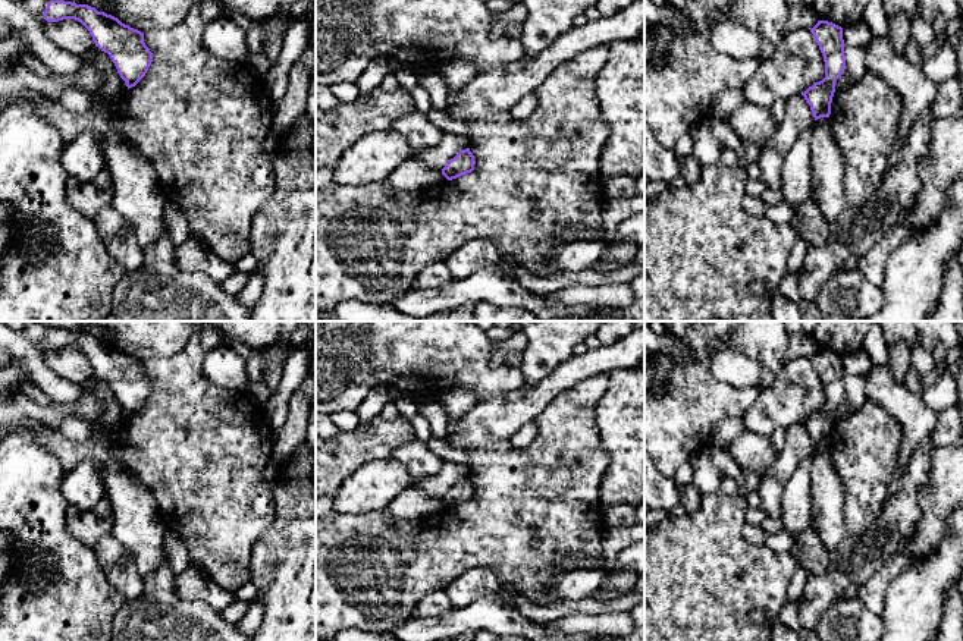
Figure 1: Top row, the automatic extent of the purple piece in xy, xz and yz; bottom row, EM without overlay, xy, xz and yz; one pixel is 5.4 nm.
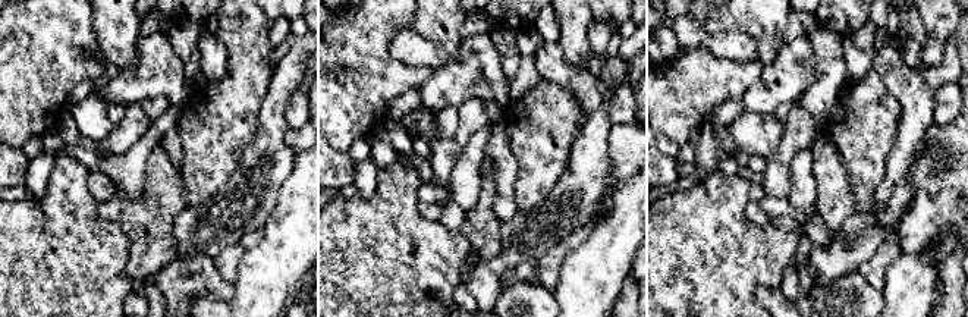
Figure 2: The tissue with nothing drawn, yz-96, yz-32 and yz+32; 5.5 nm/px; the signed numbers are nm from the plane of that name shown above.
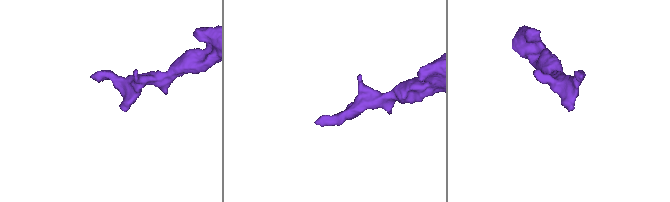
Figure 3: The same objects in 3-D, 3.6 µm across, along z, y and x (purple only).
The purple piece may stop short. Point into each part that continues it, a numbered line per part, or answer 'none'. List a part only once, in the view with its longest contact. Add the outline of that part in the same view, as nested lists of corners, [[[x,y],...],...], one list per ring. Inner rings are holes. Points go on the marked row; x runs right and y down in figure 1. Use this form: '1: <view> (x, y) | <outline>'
none

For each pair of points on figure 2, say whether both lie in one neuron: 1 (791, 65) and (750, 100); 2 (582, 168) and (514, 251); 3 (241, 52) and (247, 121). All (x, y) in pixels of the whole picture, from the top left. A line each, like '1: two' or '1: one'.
1: one
2: one
3: one

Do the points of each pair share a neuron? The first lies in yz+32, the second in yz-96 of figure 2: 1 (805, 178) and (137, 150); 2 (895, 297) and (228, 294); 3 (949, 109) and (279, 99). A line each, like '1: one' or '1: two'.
1: one
2: two
3: two

